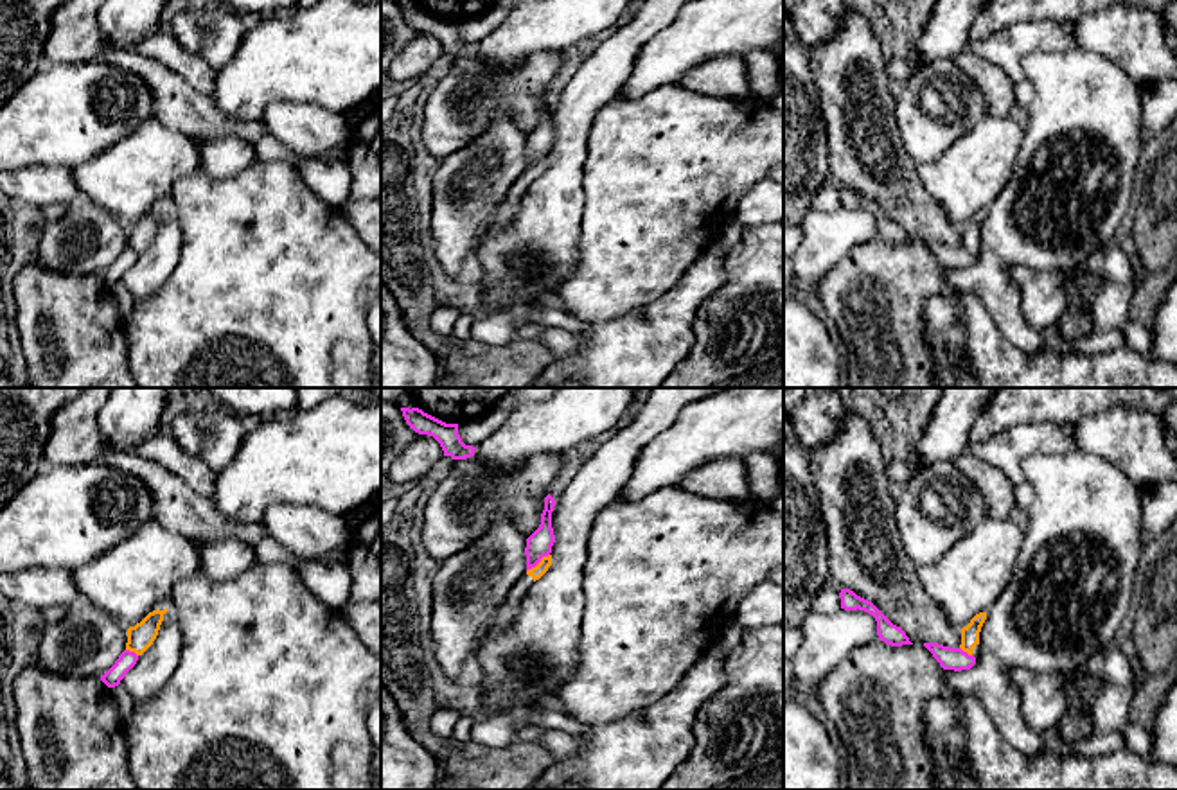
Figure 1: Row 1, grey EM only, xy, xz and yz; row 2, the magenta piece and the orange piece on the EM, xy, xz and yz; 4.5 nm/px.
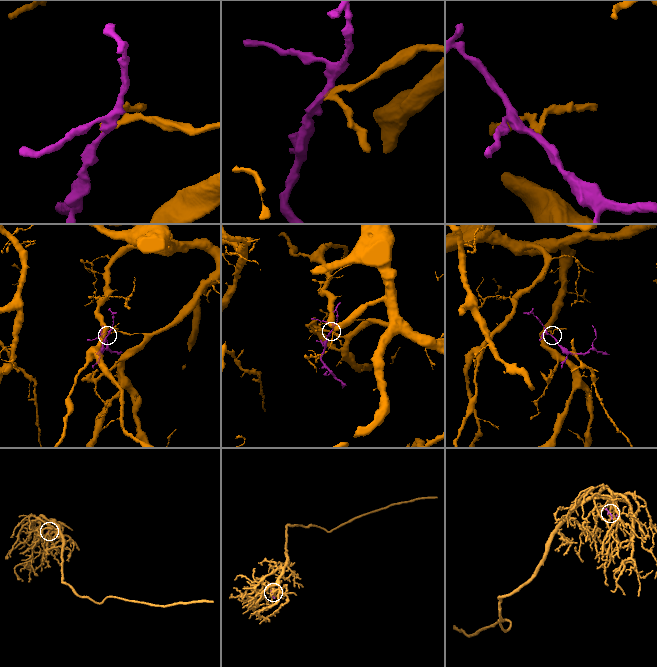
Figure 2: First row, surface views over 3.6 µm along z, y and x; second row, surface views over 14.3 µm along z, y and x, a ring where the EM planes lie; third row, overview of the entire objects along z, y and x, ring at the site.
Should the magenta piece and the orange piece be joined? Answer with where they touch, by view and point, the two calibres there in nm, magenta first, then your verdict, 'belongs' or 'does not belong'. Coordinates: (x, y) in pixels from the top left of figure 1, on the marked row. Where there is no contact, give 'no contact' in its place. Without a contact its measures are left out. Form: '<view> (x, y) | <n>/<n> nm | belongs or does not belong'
xz (538, 562) | 110/60 nm | does not belong

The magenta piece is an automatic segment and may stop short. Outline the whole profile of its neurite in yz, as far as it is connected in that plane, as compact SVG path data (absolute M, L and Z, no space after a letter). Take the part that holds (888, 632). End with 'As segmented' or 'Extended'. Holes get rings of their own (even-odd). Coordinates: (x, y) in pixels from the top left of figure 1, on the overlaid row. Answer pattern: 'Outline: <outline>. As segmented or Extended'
Outline: M841 589L839 592L841 598L841 609L845 610L864 610L872 614L877 621L877 636L881 641L891 646L902 646L902 645L913 645L906 632L893 625L872 601L857 596L850 589Z. As segmented

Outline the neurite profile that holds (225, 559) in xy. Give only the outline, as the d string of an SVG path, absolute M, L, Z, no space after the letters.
M239 539L194 546L199 553L201 573L216 582L232 580L257 564L253 548Z

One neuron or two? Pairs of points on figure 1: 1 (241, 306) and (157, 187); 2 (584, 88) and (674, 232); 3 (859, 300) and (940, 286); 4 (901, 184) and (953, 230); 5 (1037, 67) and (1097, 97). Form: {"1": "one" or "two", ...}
{"1": "two", "2": "two", "3": "one", "4": "one", "5": "one"}

